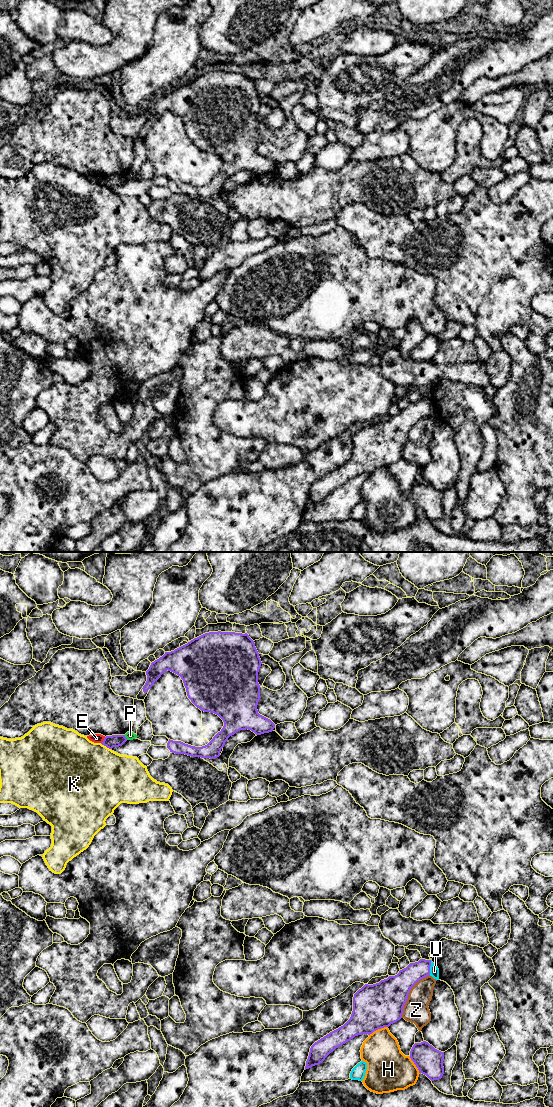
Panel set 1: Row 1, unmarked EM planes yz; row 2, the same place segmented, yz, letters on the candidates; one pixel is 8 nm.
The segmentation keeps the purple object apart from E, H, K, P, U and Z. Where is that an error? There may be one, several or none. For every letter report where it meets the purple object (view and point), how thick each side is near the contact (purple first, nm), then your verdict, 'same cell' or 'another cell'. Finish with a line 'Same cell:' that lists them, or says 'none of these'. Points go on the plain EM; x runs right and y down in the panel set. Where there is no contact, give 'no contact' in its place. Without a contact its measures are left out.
E: yz (103, 180) | 100/80 nm | another cell
H: yz (378, 468) | 360/300 nm | another cell
K: yz (105, 185) | 100/480 nm | another cell
P: yz (125, 177) | 100/70 nm | another cell
U: yz (429, 407) | 160/80 nm | another cell
Z: yz (408, 434) | 360/200 nm | another cell
Same cell: none of these

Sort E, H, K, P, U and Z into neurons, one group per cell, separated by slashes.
E / H / K / P / U / Z

